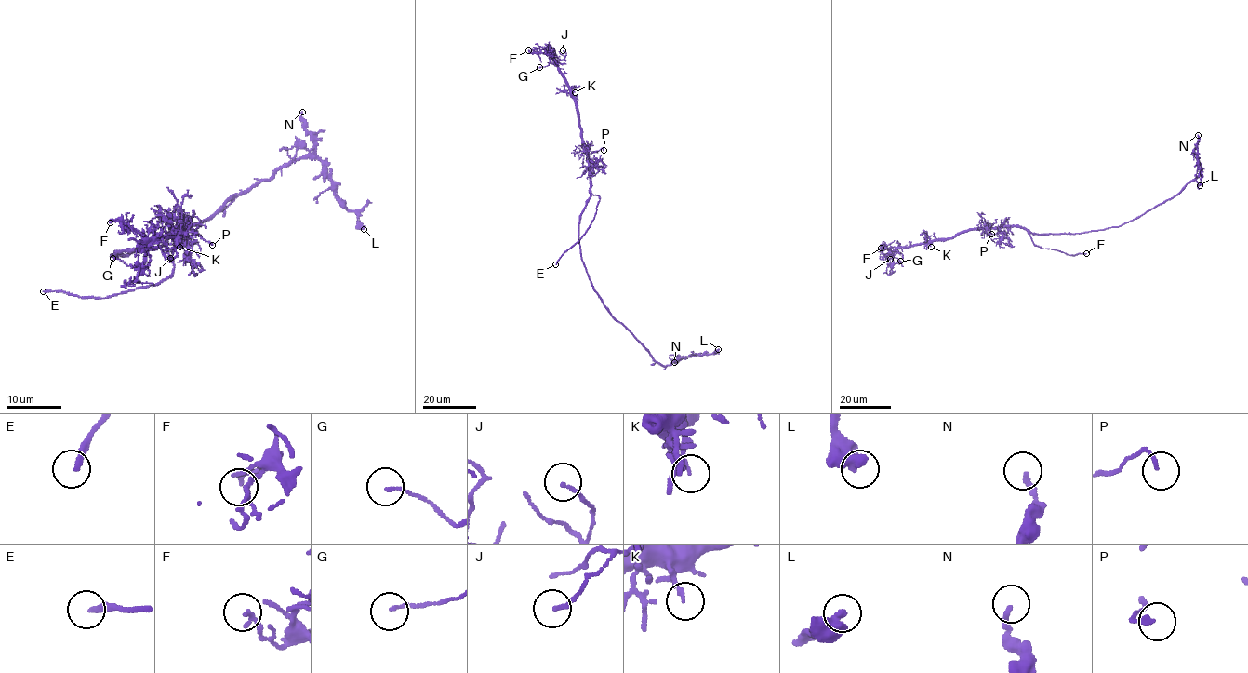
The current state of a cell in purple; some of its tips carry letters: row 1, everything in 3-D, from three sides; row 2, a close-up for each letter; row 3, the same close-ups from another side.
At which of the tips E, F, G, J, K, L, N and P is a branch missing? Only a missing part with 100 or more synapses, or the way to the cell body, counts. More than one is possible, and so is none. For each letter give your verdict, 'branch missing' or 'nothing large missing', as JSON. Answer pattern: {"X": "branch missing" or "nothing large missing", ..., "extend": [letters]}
{"E": "branch missing", "F": "nothing large missing", "G": "nothing large missing", "J": "nothing large missing", "K": "nothing large missing", "L": "nothing large missing", "N": "nothing large missing", "P": "nothing large missing", "extend": ["E"]}

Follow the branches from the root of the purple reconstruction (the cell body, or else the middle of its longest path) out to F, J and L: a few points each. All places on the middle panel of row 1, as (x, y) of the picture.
F: (580, 249), (579, 216), (590, 194), (590, 168), (576, 100), (564, 75), (549, 55), (531, 53), (528, 50)
J: (580, 249), (579, 216), (590, 194), (590, 168), (576, 100), (555, 60), (564, 58), (566, 53), (563, 50)
L: (580, 249), (593, 289), (612, 316), (657, 361), (669, 365), (682, 357), (710, 354), (718, 349)

